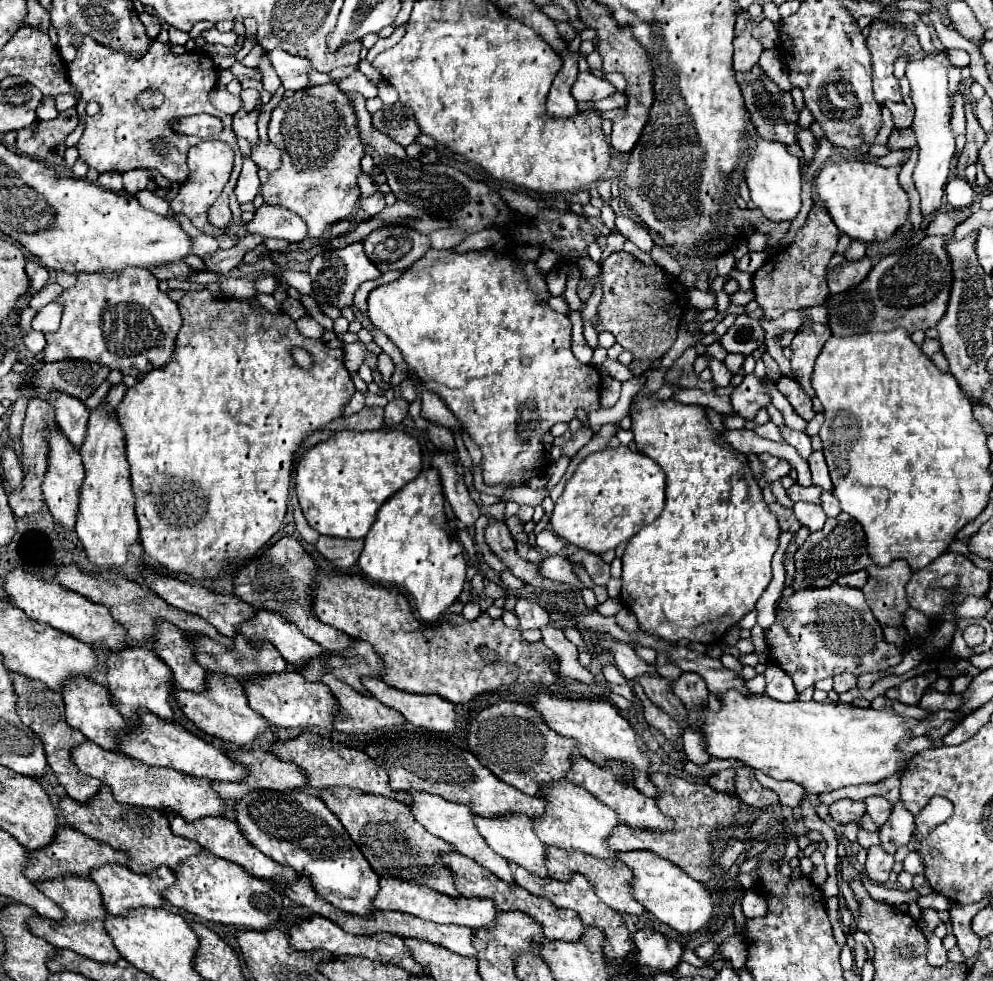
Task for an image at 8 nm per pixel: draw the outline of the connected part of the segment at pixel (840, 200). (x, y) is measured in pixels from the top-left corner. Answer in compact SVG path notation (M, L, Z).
M826 161L814 179L820 201L836 227L864 243L886 241L906 221L908 195L898 183L900 167L880 167L866 161Z

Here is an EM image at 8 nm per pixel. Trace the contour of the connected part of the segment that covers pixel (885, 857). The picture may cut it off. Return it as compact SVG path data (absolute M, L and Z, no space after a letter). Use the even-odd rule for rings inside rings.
M874 845L868 849L868 859L864 869L872 881L884 883L888 879L888 873L892 871L892 865L894 865L894 857L886 853L880 845Z

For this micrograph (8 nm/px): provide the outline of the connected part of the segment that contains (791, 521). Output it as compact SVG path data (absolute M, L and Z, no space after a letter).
M772 503L770 505L770 511L776 515L776 519L778 519L778 523L780 523L780 529L782 531L798 531L800 529L800 523L796 521L796 517L794 517L794 511L792 509L786 509L786 507L782 507L780 503Z

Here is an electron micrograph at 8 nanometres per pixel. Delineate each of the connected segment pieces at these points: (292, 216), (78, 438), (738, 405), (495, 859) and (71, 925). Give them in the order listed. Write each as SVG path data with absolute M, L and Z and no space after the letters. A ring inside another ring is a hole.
M264 203L264 209L256 211L252 223L232 225L230 229L238 237L244 237L246 233L262 233L264 237L286 239L290 243L300 243L306 239L306 223L296 213L268 203Z
M54 393L46 401L56 409L56 423L60 431L66 435L66 439L70 439L70 443L76 449L80 449L86 437L86 425L88 425L88 415L90 415L86 405L64 393Z
M746 375L744 381L730 395L732 409L738 415L742 415L744 419L754 419L756 411L760 407L766 407L768 401L770 401L770 395L768 395L764 383L756 375Z
M410 791L410 793L412 793L412 797L414 797L414 805L410 807L412 813L414 813L414 817L416 817L418 823L422 823L432 835L436 835L436 837L440 837L440 839L452 843L460 855L466 855L466 857L478 861L480 865L484 865L486 869L490 869L490 871L492 871L496 877L500 877L502 881L506 881L506 883L510 883L510 885L516 883L514 877L512 877L512 871L510 871L508 861L506 861L504 857L500 857L498 853L494 853L494 851L486 845L484 837L478 833L478 829L476 829L476 825L474 825L474 813L470 813L470 809L468 809L466 805L450 803L450 801L446 801L446 799L438 797L438 795L430 795L430 793L418 793L418 791Z
M58 877L54 881L40 883L38 889L66 911L66 919L52 921L52 919L46 919L46 917L32 917L28 925L30 925L30 931L36 937L42 937L44 941L48 941L50 945L54 945L58 949L76 951L78 955L84 955L92 961L114 963L114 961L120 959L118 949L110 941L110 935L106 935L104 917L108 913L106 913L104 903L102 903L100 889L92 879L86 879L86 877Z

